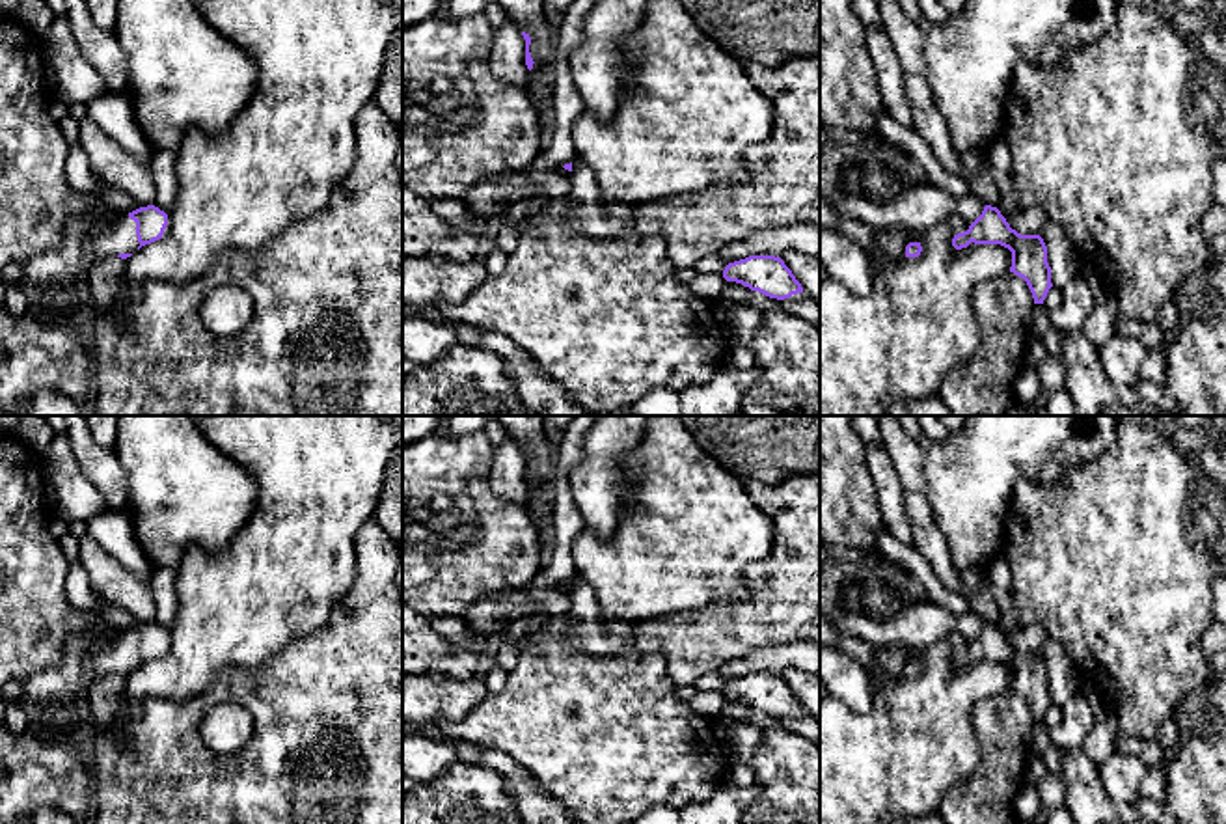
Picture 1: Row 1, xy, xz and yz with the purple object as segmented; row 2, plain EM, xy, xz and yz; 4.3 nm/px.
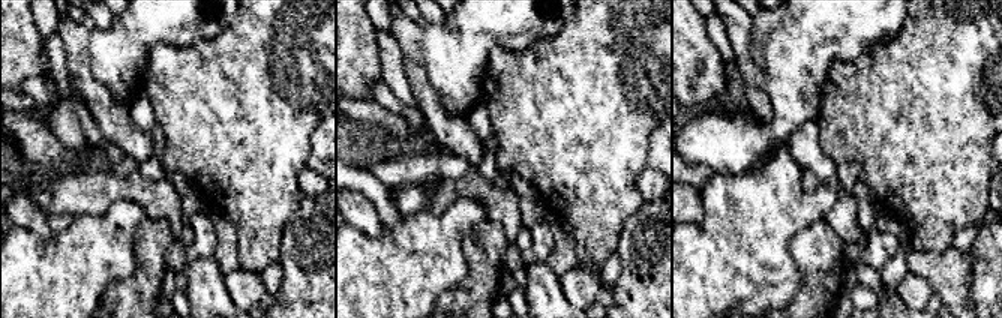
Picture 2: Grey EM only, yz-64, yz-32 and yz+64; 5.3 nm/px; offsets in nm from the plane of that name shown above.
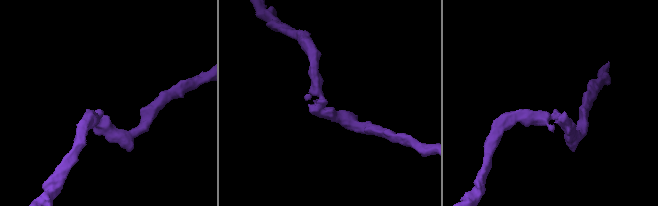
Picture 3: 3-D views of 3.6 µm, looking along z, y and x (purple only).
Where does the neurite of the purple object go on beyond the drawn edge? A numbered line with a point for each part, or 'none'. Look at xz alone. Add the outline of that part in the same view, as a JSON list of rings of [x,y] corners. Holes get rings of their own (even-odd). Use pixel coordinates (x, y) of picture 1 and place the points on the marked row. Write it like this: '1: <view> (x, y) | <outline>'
none

